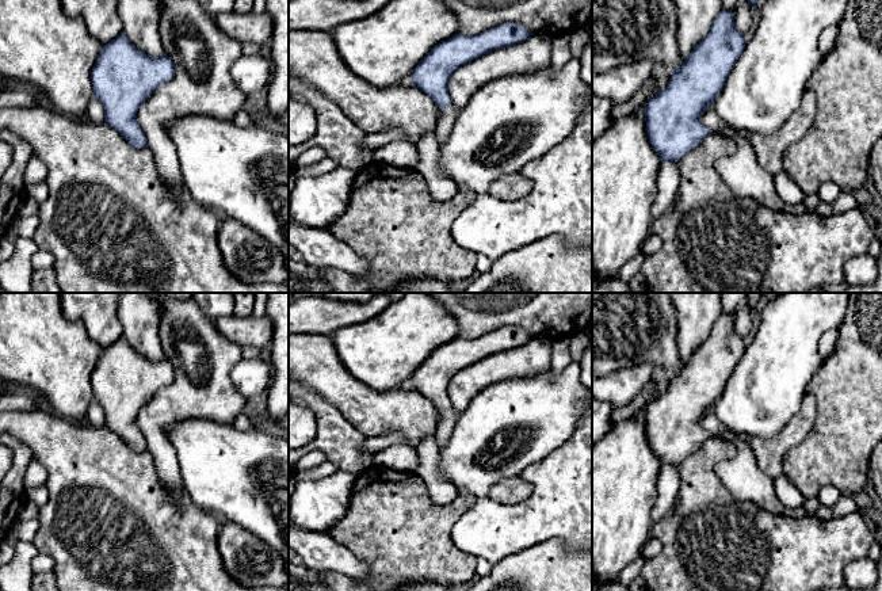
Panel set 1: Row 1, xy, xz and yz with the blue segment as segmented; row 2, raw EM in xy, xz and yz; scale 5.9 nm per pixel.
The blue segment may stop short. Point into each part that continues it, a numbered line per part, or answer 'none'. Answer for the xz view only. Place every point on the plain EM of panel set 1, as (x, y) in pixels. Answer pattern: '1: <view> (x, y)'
1: xz (446, 423)

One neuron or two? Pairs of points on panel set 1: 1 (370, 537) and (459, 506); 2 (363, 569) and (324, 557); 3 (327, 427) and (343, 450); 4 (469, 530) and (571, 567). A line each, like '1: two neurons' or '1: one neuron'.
1: one neuron
2: one neuron
3: one neuron
4: two neurons

